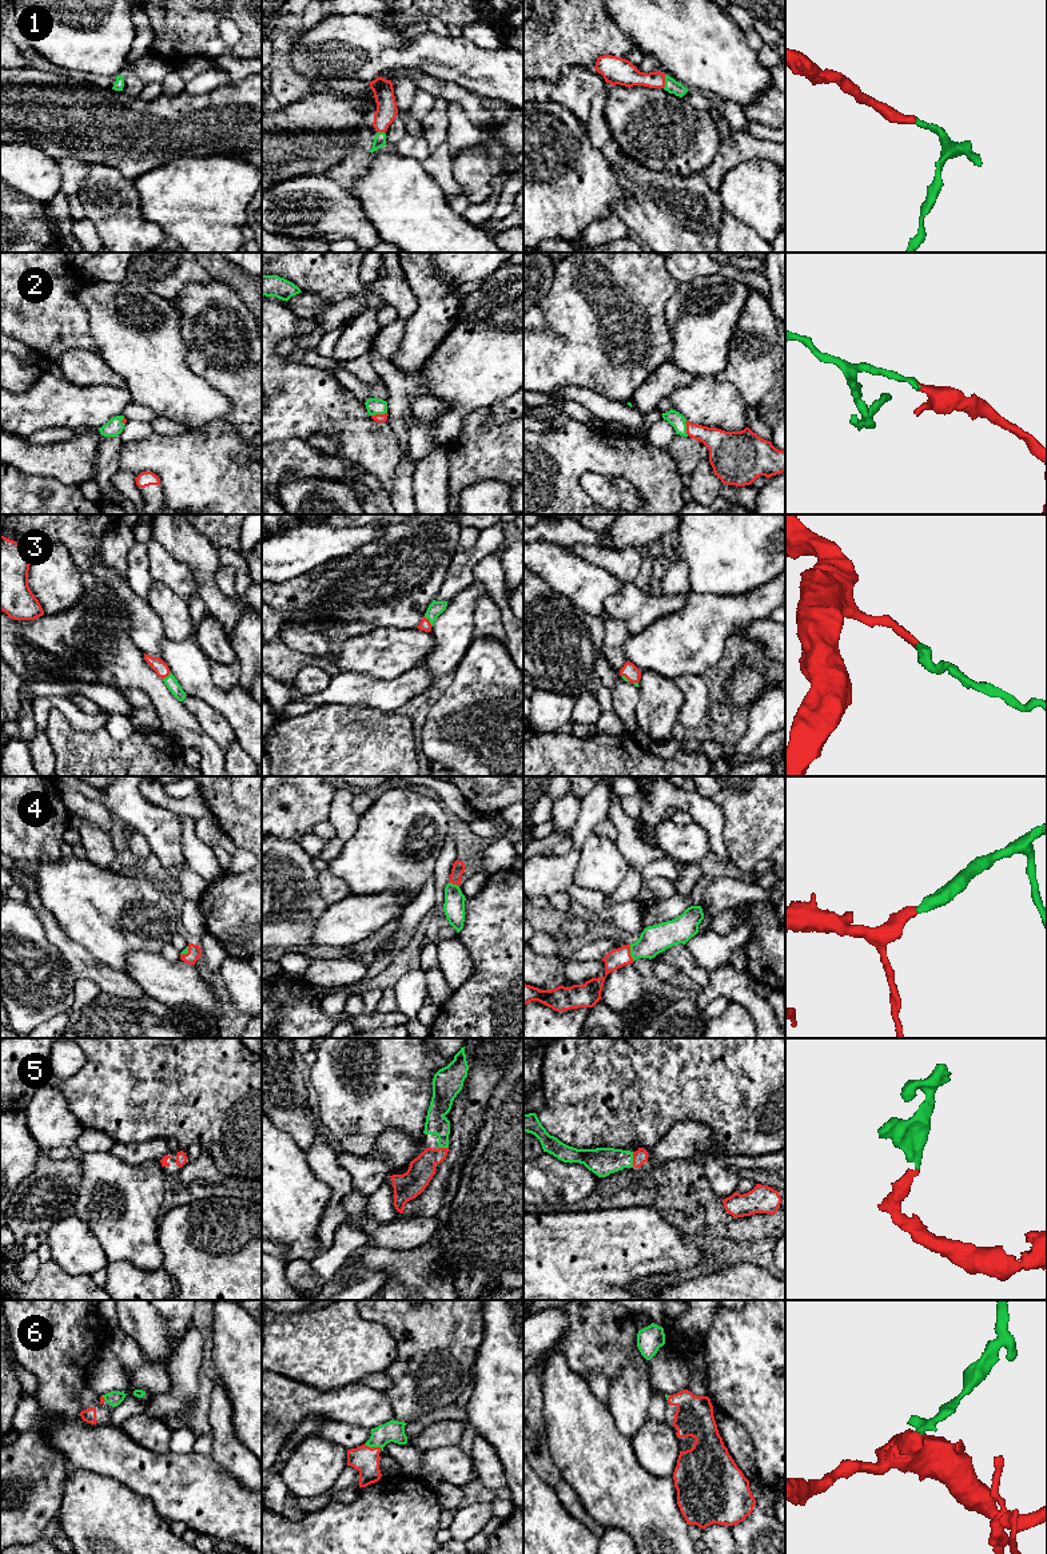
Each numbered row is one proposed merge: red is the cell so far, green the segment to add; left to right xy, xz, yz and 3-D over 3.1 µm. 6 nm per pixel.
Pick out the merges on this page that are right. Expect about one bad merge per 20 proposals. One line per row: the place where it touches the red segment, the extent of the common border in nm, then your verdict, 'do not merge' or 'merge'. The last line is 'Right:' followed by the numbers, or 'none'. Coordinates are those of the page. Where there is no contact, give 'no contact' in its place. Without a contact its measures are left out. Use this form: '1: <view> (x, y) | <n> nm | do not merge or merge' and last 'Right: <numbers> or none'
1: yz (664, 82) | 80 nm | merge
2: xz (378, 414) | 100 nm | merge
3: xz (429, 622) | 80 nm | merge
4: yz (629, 952) | 110 nm | merge
5: yz (633, 1159) | 90 nm | merge
6: xz (374, 1447) | 120 nm | merge
Right: 1, 2, 3, 4, 5, 6

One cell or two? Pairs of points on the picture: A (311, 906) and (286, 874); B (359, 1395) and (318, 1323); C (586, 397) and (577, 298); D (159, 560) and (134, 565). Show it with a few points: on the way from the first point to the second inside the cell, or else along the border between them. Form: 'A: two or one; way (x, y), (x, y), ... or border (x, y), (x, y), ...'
A: one; way (303, 898), (287, 882)
B: two; border (359, 1382), (322, 1390)
C: two; border (553, 389), (564, 386), (586, 388), (614, 401)
D: two; border (148, 547), (148, 569), (155, 579)

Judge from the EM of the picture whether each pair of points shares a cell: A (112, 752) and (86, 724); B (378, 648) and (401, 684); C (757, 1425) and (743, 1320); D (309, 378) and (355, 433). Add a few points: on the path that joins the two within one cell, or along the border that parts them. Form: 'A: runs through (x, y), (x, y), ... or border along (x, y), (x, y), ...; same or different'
A: border along (66, 718), (75, 730), (98, 731), (103, 728); different
B: border along (420, 666), (390, 679), (377, 679), (365, 675); different
C: runs through (757, 1399), (757, 1359), (744, 1346); same
D: runs through (315, 392), (343, 420); same

